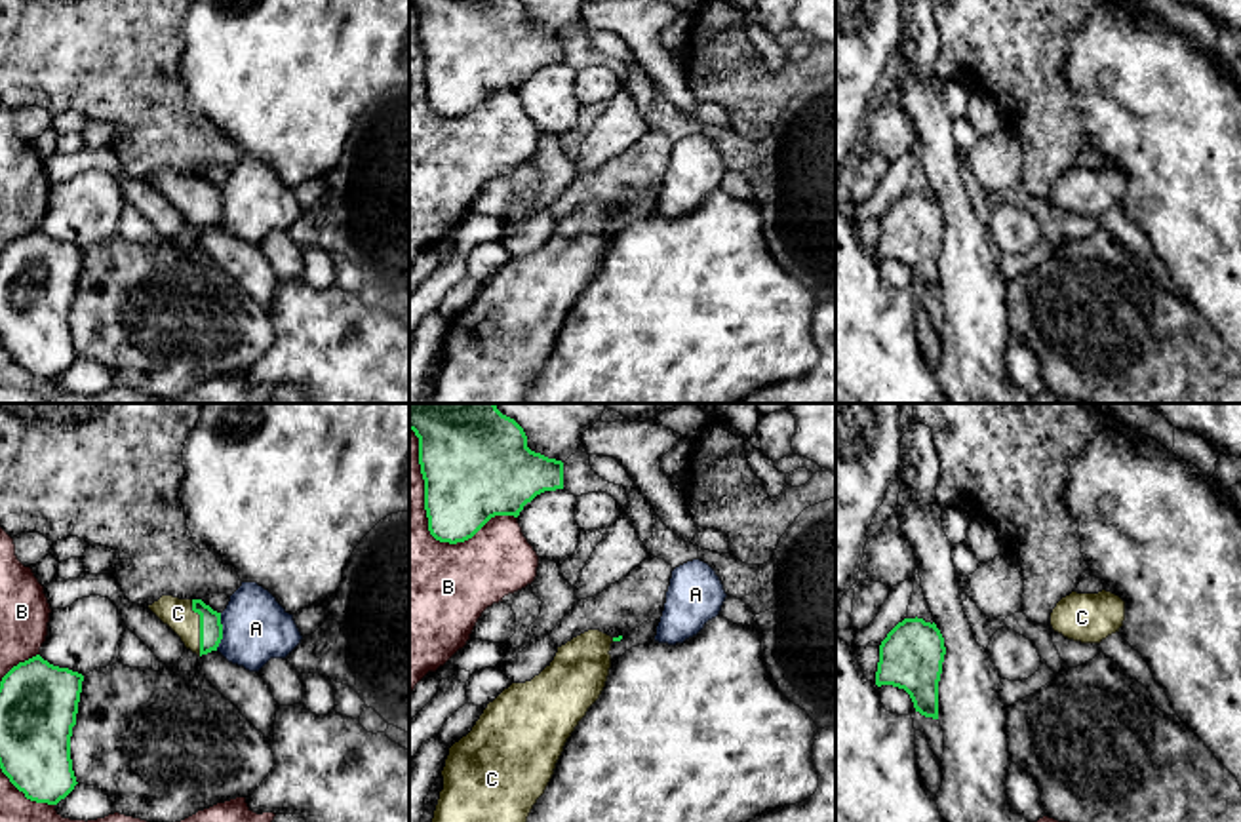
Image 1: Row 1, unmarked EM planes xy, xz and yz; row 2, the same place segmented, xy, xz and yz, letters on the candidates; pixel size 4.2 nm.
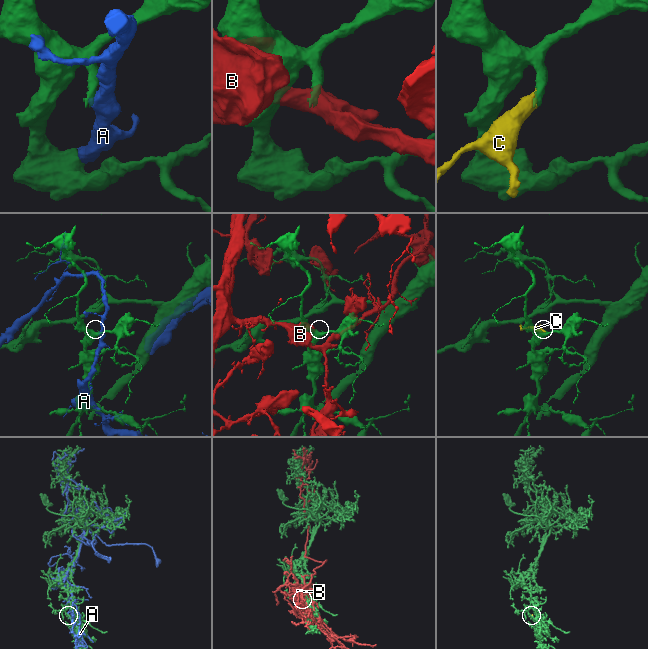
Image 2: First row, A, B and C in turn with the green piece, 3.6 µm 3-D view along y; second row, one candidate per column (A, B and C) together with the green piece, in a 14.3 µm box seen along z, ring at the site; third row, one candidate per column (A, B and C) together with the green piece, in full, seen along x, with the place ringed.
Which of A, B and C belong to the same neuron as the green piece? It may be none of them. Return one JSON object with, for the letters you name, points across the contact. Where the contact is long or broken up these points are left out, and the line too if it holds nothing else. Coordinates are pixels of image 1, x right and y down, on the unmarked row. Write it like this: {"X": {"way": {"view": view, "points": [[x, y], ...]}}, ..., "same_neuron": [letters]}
{"C": {"way": {"view": "xy", "points": [[210, 195], [200, 202], [177, 187]]}}, "same_neuron": ["C"]}

